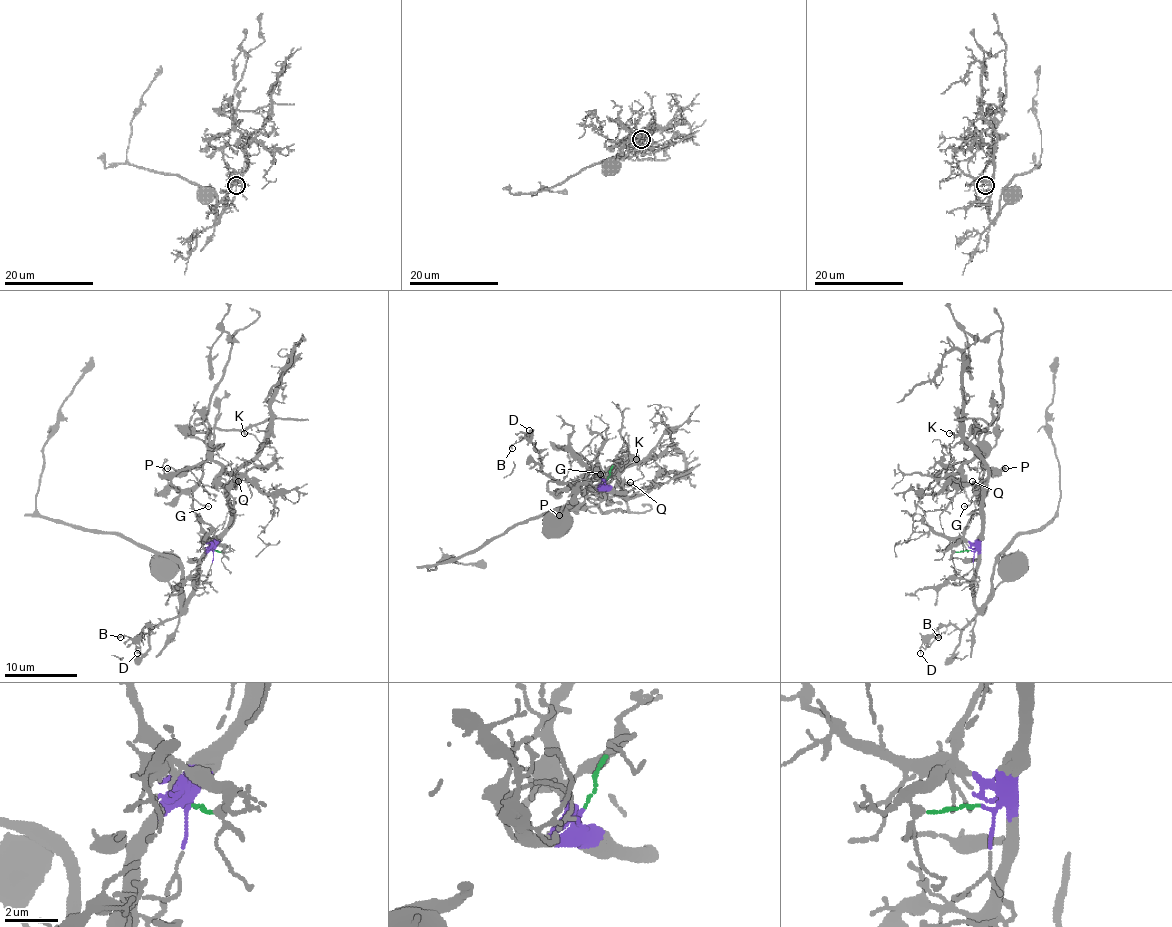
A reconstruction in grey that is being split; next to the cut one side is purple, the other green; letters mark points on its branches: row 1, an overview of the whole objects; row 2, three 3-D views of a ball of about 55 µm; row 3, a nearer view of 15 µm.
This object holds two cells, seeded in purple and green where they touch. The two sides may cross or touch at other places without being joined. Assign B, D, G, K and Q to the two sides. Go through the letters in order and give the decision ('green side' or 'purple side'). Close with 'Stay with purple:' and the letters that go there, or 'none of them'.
B: purple side
D: purple side
G: green side
K: green side
Q: purple side
Stay with purple: B, D, Q

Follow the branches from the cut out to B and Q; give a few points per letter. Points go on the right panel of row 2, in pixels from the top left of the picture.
B: (971, 550), (980, 579), (974, 583), (976, 614), (961, 628), (942, 625), (929, 637), (938, 637)
Q: (971, 550), (981, 534), (980, 487), (972, 485), (972, 481)

